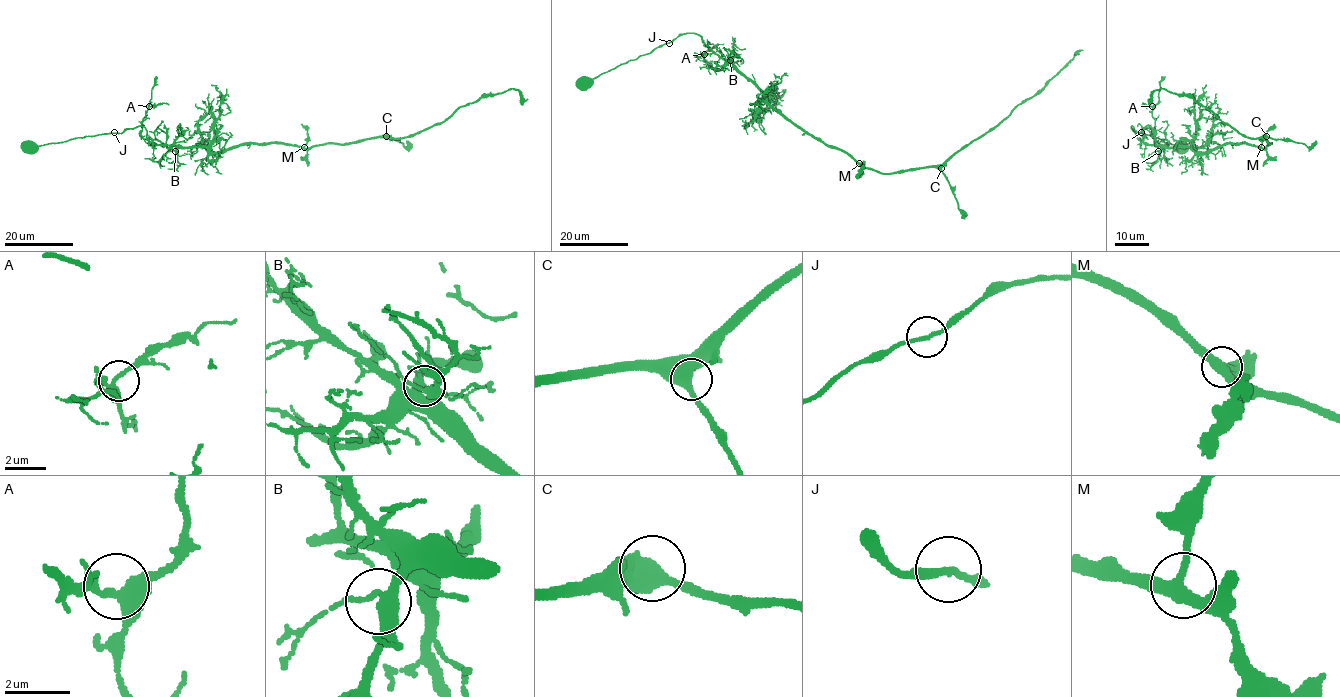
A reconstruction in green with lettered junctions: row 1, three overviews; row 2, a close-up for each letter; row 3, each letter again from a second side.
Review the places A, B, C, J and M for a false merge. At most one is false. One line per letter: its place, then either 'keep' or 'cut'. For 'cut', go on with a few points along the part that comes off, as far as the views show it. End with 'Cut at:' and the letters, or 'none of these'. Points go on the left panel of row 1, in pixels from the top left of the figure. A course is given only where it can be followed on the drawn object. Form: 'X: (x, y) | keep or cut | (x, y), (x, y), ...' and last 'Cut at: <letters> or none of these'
A: (149, 106) | keep
B: (175, 151) | keep
C: (386, 136) | keep
J: (114, 132) | keep
M: (304, 147) | keep
Cut at: none of these

